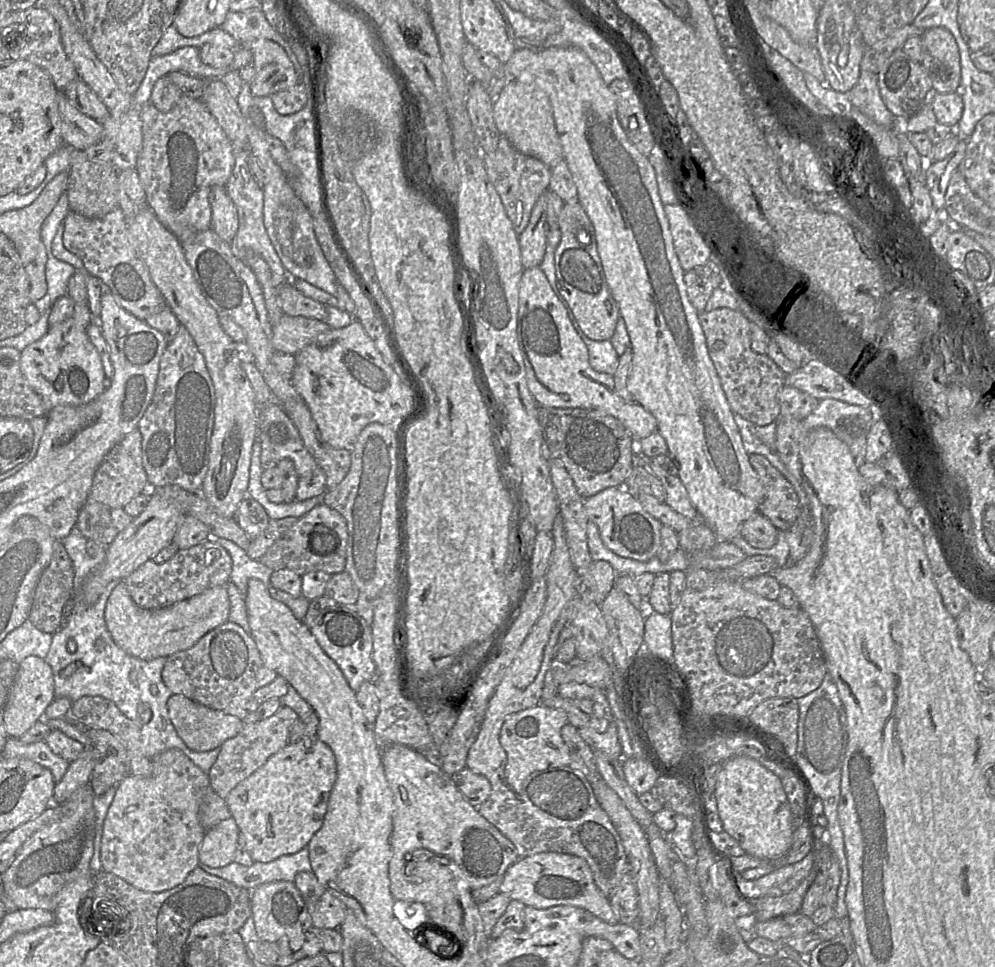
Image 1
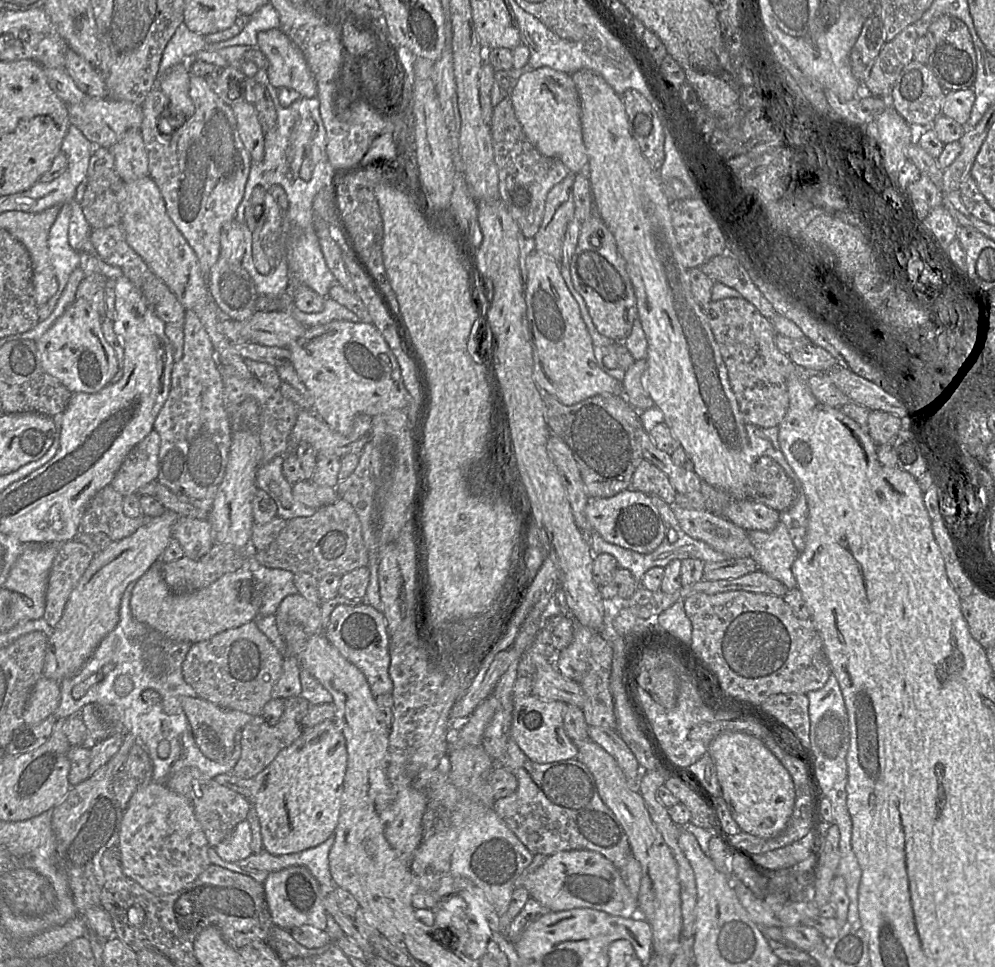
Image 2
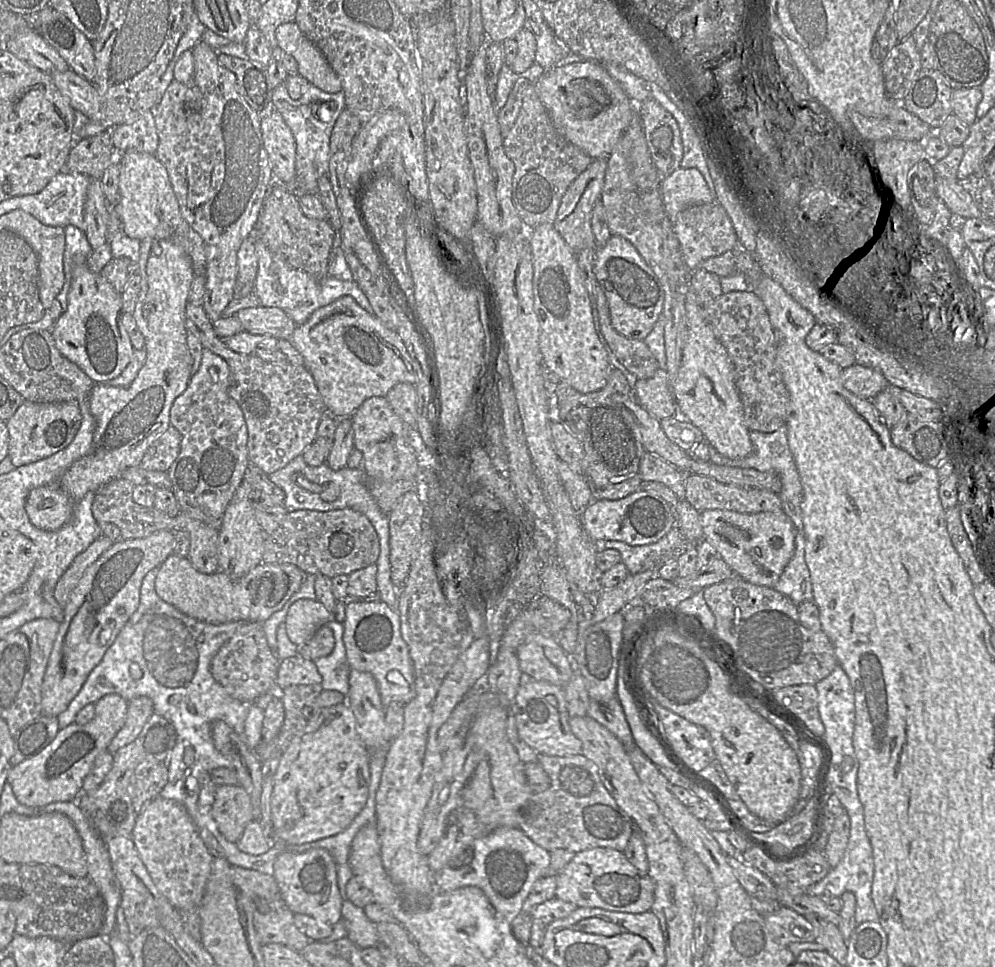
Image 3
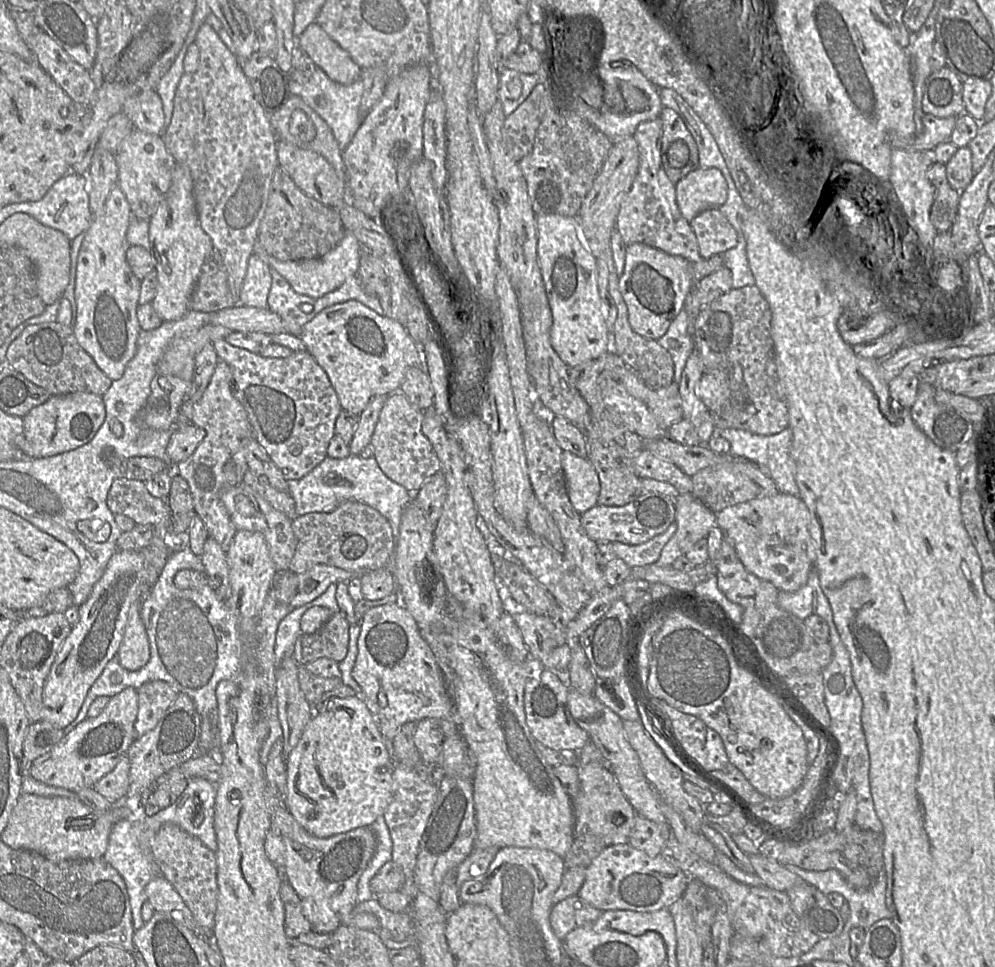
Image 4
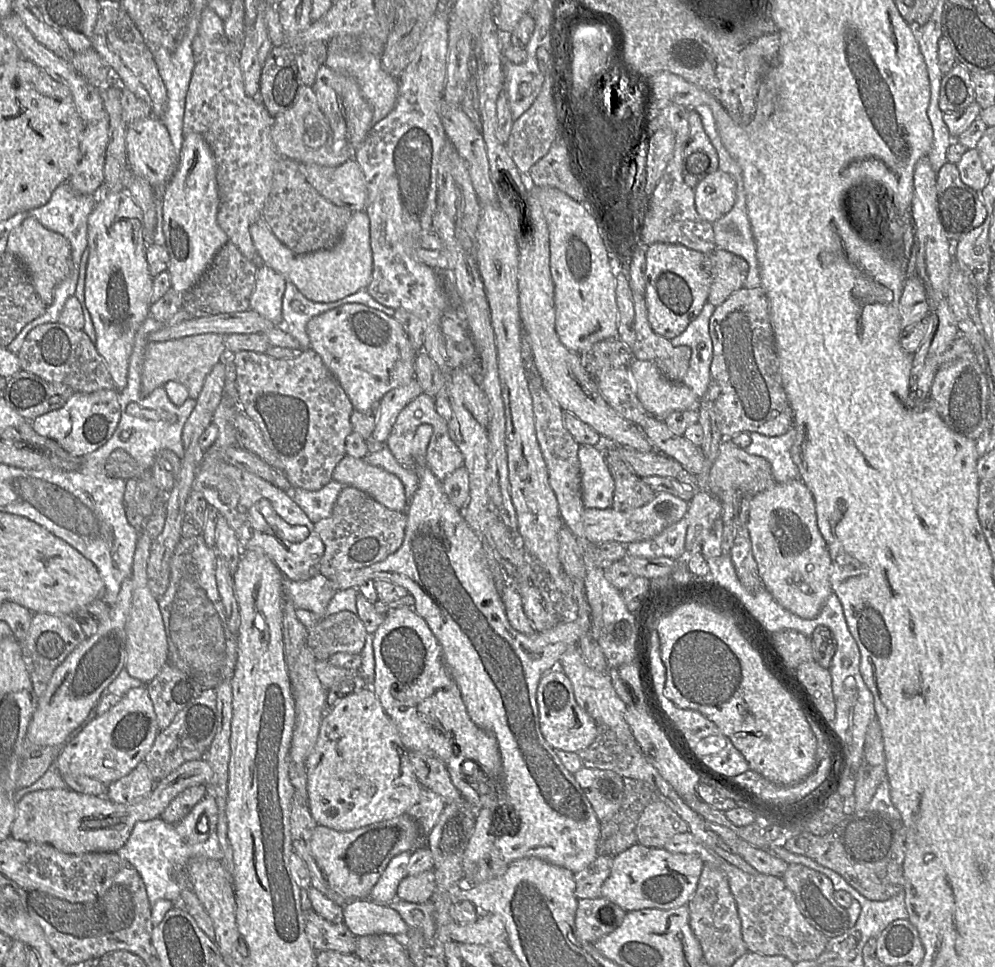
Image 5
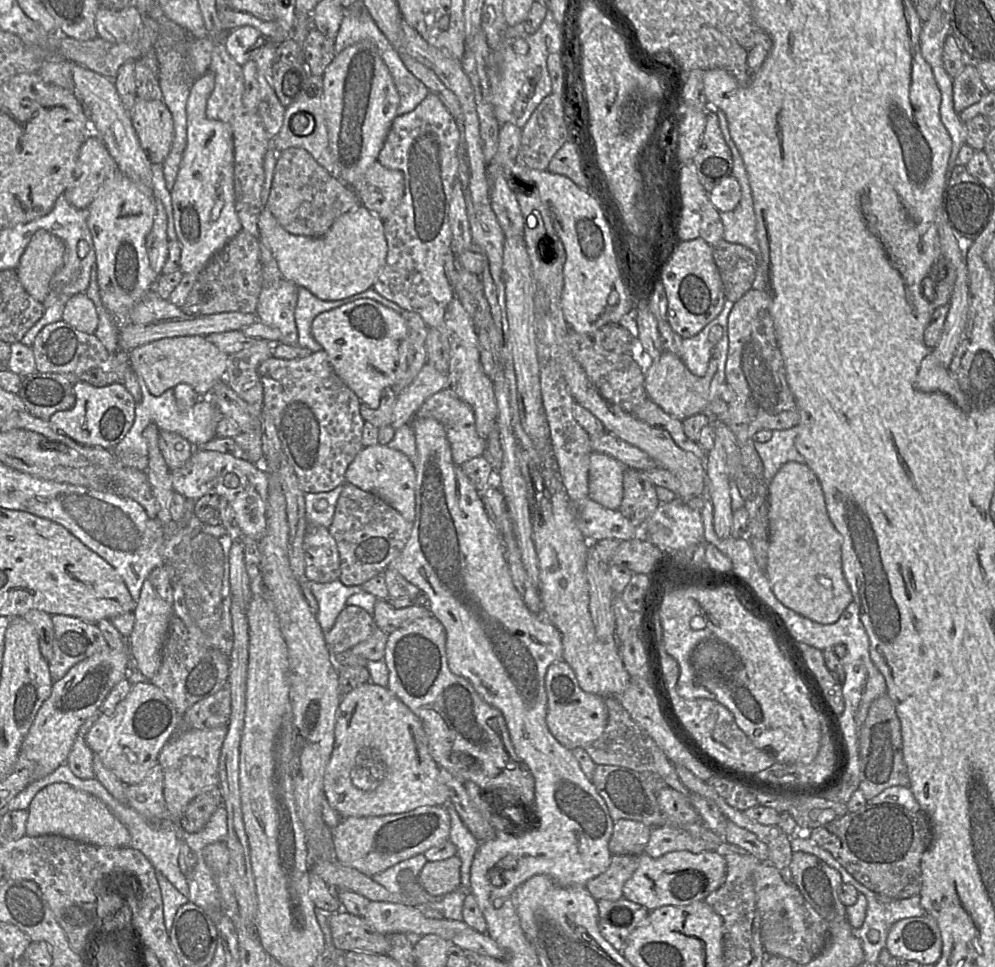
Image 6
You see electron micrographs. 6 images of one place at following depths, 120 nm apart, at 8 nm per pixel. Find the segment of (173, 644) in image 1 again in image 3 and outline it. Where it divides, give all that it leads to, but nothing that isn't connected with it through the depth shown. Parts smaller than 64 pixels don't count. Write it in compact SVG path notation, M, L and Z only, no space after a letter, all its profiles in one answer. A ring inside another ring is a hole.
M170 555L168 556L164 562L159 566L158 573L155 578L155 591L157 595L165 602L173 605L176 607L179 611L182 613L195 618L200 621L204 621L207 623L211 624L222 624L222 623L227 623L227 622L232 622L232 621L238 621L238 620L247 620L247 621L254 621L254 622L259 622L263 623L265 620L269 619L272 614L275 612L281 610L286 602L291 598L291 596L296 593L299 588L301 587L303 581L306 579L307 575L312 575L304 572L301 570L299 567L292 565L292 564L281 564L281 565L276 565L276 564L265 564L265 563L260 563L257 566L255 566L253 569L249 571L247 575L242 577L239 580L232 580L226 573L224 572L217 572L215 574L204 574L196 570L188 557L181 557L177 555Z

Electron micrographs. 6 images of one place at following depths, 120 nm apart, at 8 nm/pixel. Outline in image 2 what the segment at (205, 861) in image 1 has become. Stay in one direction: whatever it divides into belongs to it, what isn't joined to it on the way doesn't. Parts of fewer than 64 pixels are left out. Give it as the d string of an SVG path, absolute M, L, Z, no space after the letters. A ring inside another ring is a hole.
M245 820L237 824L230 835L215 846L215 851L223 860L236 862L253 854L251 840L251 825Z

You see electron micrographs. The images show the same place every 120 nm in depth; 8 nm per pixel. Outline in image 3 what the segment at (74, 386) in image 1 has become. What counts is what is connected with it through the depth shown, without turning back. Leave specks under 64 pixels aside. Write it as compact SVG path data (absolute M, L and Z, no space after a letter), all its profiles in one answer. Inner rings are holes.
M86 262L74 265L67 294L67 308L55 321L51 333L59 352L75 363L95 383L104 383L119 376L132 358L134 348L128 332L119 321L121 309L121 293L117 292L99 272L91 271Z

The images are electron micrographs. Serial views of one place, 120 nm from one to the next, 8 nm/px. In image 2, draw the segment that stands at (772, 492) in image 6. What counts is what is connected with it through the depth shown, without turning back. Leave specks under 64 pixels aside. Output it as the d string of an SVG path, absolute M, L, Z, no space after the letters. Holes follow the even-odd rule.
M673 504L674 515L683 532L704 541L729 559L753 558L754 547L748 531L710 511L682 508Z

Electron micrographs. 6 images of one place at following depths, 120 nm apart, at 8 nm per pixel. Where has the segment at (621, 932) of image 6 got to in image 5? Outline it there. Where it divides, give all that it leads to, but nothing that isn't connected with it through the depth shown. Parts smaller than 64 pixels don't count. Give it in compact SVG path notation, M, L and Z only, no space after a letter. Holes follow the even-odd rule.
M600 898L578 899L575 934L579 940L595 943L616 930L627 911L614 902Z

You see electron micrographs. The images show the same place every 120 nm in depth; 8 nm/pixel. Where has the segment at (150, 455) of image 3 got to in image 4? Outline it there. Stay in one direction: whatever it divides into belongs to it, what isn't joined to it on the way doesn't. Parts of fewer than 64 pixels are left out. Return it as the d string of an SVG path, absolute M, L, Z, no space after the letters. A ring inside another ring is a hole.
M194 425L175 428L166 450L169 461L174 465L185 461L194 453L205 434L204 429Z

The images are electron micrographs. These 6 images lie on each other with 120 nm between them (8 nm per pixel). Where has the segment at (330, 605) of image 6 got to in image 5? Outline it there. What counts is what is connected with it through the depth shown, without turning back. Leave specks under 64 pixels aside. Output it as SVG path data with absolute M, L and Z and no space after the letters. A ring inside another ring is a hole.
M317 575L306 581L287 579L284 584L284 598L296 610L309 610L317 617L317 623L326 615L330 600L337 593L335 584L329 578Z

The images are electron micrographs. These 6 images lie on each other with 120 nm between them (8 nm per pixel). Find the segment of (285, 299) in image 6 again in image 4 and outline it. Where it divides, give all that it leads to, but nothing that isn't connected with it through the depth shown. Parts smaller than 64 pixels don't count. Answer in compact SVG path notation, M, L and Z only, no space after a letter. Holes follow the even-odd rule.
M256 254L248 259L239 302L245 306L268 308L268 294L272 283L270 267Z

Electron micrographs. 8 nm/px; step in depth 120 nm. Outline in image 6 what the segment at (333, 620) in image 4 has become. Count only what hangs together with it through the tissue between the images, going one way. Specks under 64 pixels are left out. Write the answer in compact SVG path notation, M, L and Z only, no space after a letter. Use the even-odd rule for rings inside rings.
M346 606L338 615L334 626L324 633L324 638L332 654L343 653L367 640L376 626L371 614L358 606Z

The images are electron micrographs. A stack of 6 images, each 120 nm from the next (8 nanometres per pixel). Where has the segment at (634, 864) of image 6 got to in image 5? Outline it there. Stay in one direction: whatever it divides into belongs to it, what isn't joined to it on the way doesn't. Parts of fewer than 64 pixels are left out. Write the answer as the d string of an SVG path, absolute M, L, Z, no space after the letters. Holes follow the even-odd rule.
M598 855L585 869L574 873L575 895L578 899L601 897L602 886L612 870L613 858L611 855Z

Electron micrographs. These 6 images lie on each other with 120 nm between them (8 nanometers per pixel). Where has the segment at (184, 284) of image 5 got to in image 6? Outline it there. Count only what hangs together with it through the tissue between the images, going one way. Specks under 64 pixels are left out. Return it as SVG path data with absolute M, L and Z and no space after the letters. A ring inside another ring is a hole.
M207 71L201 77L195 79L191 86L190 95L187 100L187 144L180 163L178 175L173 185L171 193L174 225L176 231L176 238L181 244L181 258L179 270L185 274L193 271L201 271L207 262L220 251L225 244L232 239L236 234L243 231L240 220L235 210L235 194L234 194L234 154L233 154L233 135L229 124L220 120L210 119L206 115L207 101L215 87L215 75L211 71Z

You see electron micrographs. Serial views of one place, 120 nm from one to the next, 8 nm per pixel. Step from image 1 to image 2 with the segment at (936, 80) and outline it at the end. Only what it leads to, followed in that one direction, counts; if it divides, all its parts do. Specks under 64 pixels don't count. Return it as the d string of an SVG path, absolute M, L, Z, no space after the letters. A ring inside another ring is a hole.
M942 15L932 22L926 36L929 41L927 67L942 88L957 91L972 88L977 75L977 54L967 25L951 15Z

